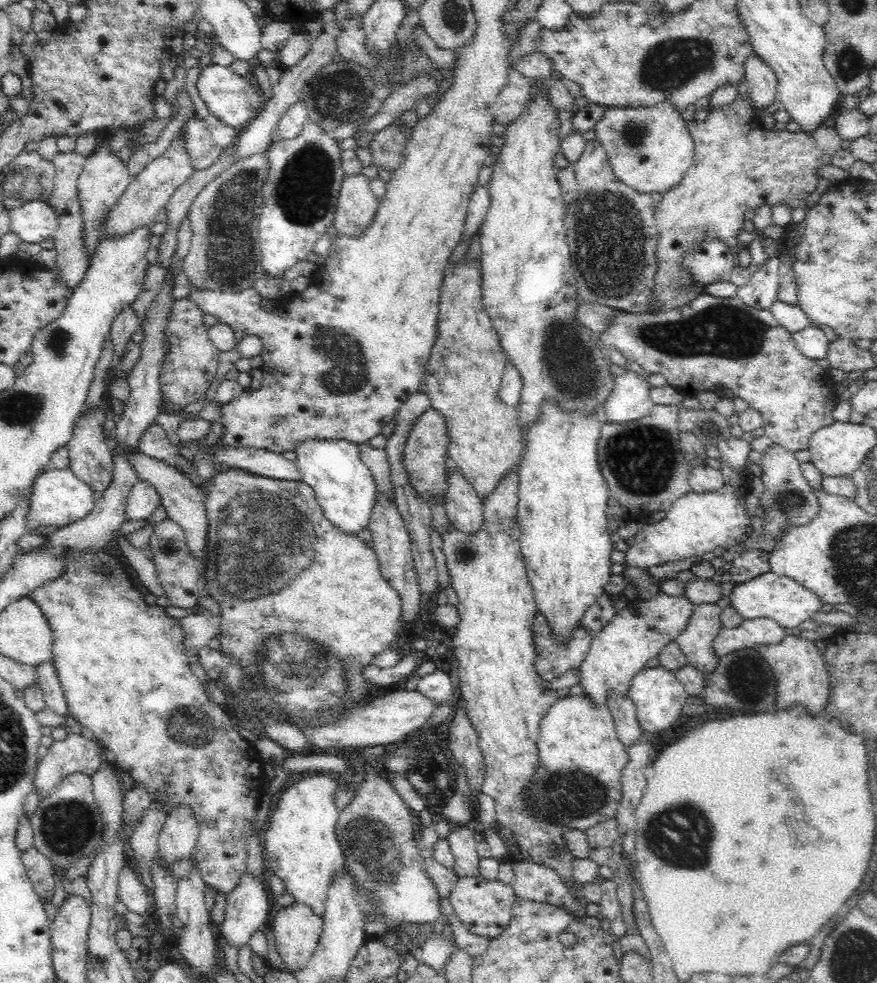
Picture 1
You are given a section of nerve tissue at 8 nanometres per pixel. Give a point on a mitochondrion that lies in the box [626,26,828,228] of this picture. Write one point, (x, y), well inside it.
(670, 64)

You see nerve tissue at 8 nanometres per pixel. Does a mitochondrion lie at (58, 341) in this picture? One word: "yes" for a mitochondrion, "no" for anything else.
yes

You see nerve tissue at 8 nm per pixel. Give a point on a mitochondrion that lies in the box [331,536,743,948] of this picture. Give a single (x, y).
(374, 845)

